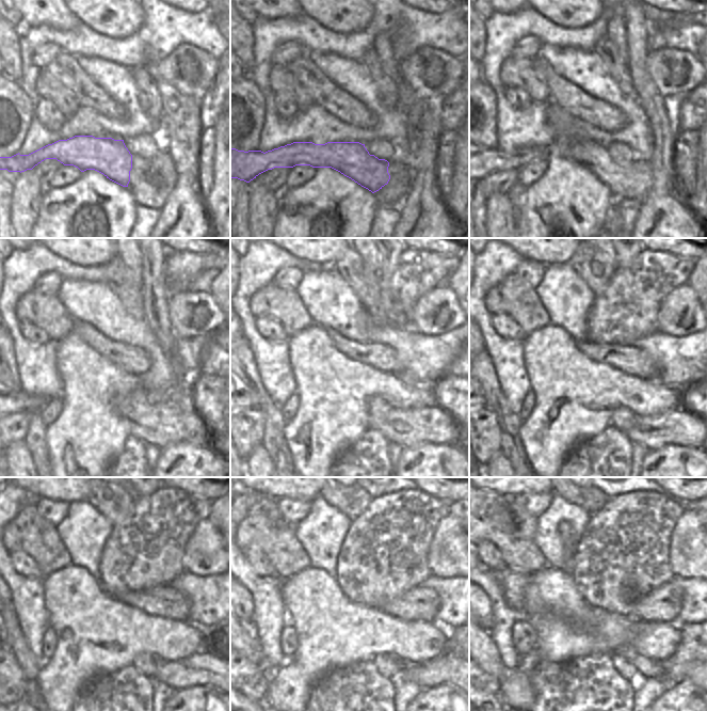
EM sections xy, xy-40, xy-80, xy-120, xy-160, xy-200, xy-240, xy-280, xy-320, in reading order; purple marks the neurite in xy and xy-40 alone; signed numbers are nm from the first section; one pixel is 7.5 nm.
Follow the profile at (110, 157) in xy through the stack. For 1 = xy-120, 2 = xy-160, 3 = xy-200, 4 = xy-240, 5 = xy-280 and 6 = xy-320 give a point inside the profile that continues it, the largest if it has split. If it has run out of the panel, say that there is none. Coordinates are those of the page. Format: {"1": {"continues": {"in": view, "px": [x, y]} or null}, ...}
{"1": {"continues": {"in": "xy-120", "px": [162, 424]}}, "2": {"continues": {"in": "xy-160", "px": [406, 427]}}, "3": {"continues": {"in": "xy-200", "px": [676, 427]}}, "4": {"continues": {"in": "xy-240", "px": [205, 668]}}, "5": {"continues": {"in": "xy-280", "px": [445, 669]}}, "6": {"continues": {"in": "xy-320", "px": [685, 672]}}}

